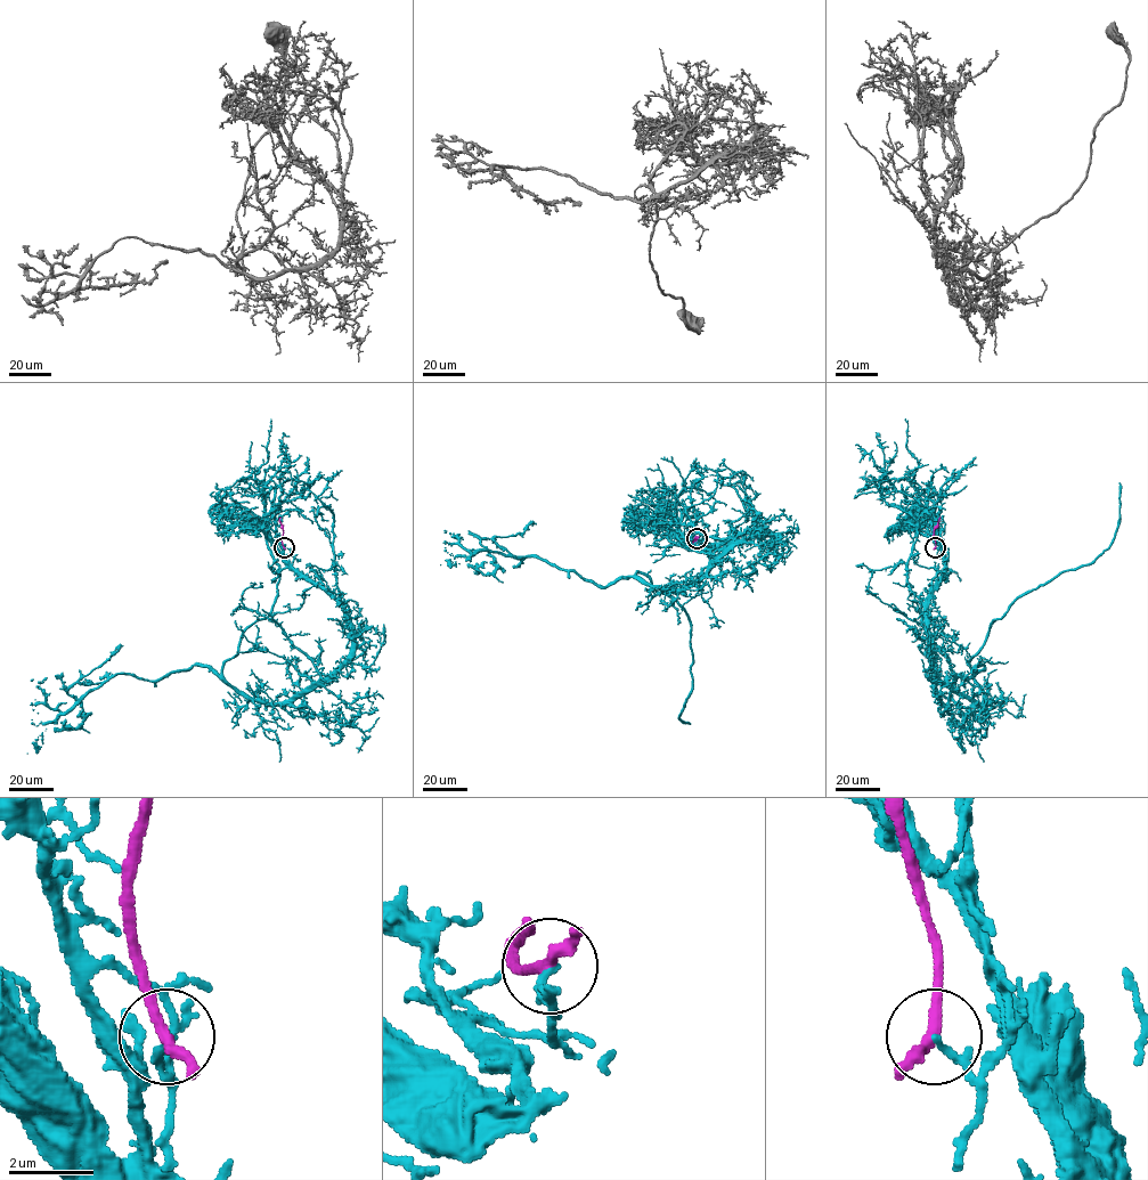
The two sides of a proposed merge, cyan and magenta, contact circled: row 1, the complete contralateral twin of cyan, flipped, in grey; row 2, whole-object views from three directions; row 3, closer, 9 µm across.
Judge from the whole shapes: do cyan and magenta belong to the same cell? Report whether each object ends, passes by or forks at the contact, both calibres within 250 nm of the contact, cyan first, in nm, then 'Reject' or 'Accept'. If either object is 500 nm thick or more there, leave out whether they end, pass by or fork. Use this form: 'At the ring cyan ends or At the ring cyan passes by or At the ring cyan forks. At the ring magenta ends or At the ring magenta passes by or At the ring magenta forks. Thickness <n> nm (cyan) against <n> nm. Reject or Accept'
At the ring cyan ends. At the ring magenta passes by. Thickness 160 nm (cyan) against 280 nm. Reject

